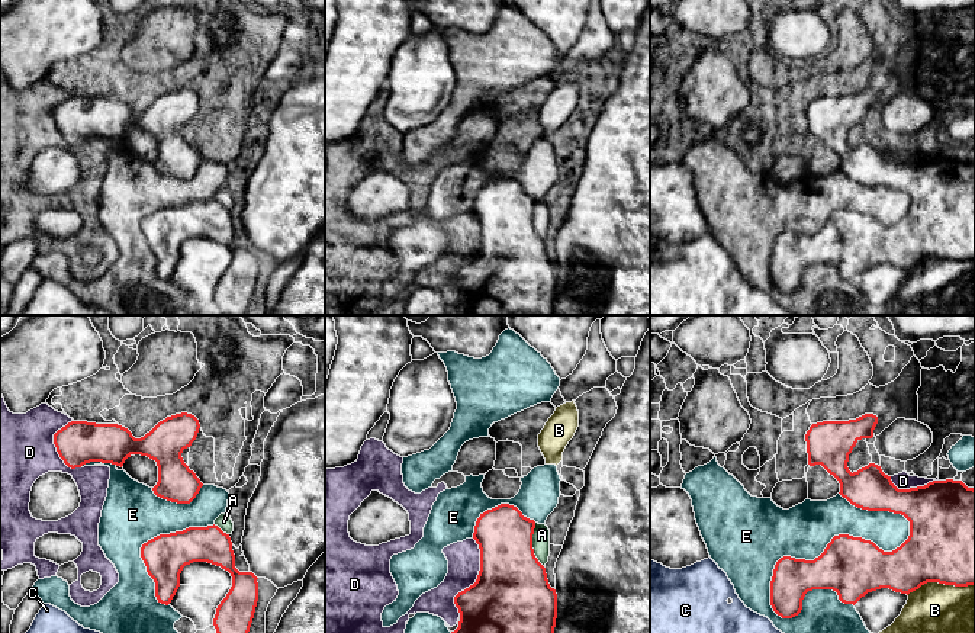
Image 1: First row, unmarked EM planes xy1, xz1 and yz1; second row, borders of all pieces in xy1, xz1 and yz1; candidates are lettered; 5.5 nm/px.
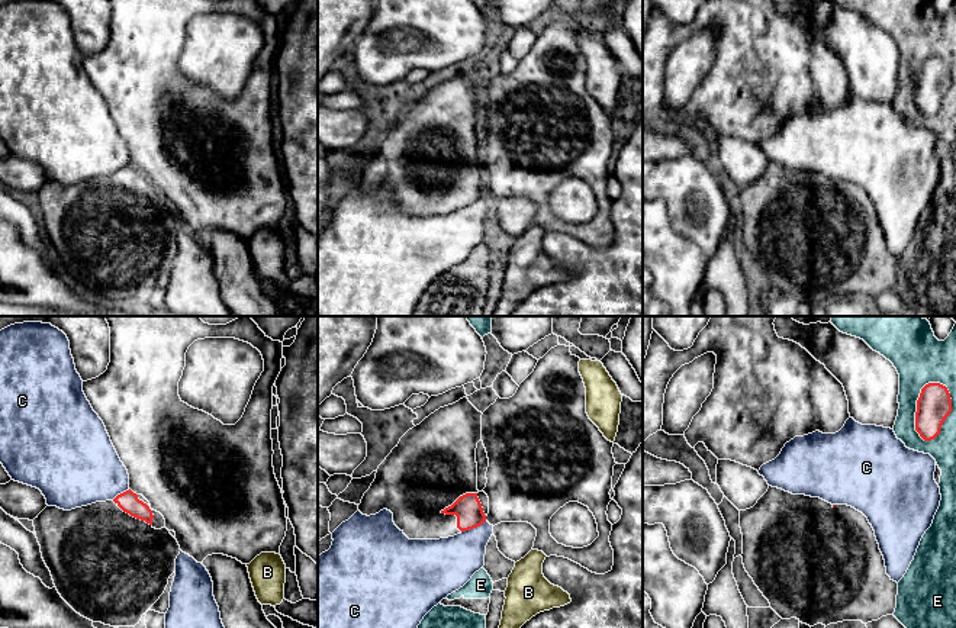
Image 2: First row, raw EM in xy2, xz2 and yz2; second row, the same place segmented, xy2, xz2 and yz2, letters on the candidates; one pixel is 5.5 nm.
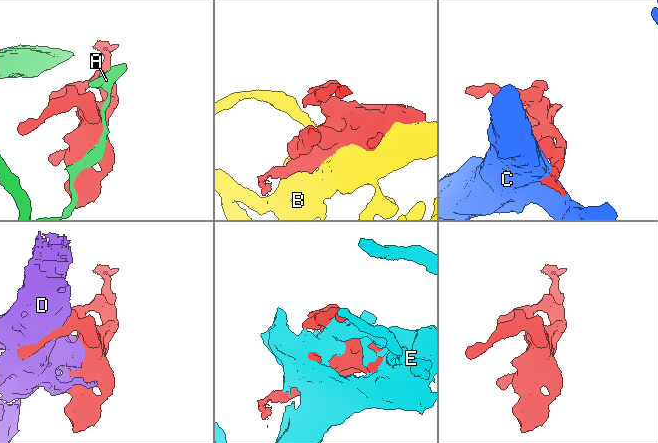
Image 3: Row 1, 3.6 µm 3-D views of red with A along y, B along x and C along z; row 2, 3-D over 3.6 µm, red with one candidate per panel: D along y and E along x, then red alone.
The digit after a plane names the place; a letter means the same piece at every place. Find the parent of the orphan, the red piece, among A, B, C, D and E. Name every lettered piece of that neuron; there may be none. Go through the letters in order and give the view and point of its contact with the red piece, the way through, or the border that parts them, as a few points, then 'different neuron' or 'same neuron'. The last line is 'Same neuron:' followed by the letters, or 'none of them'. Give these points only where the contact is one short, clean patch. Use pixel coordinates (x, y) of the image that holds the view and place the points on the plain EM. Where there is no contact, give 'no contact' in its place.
A: xz1 (531, 219) | different neuron
B: yz1 (940, 257) | different neuron
C: xz2 (473, 202) | different neuron
D: xz1 (476, 254) | different neuron
E: yz1 (827, 221) | different neuron
Same neuron: none of them

